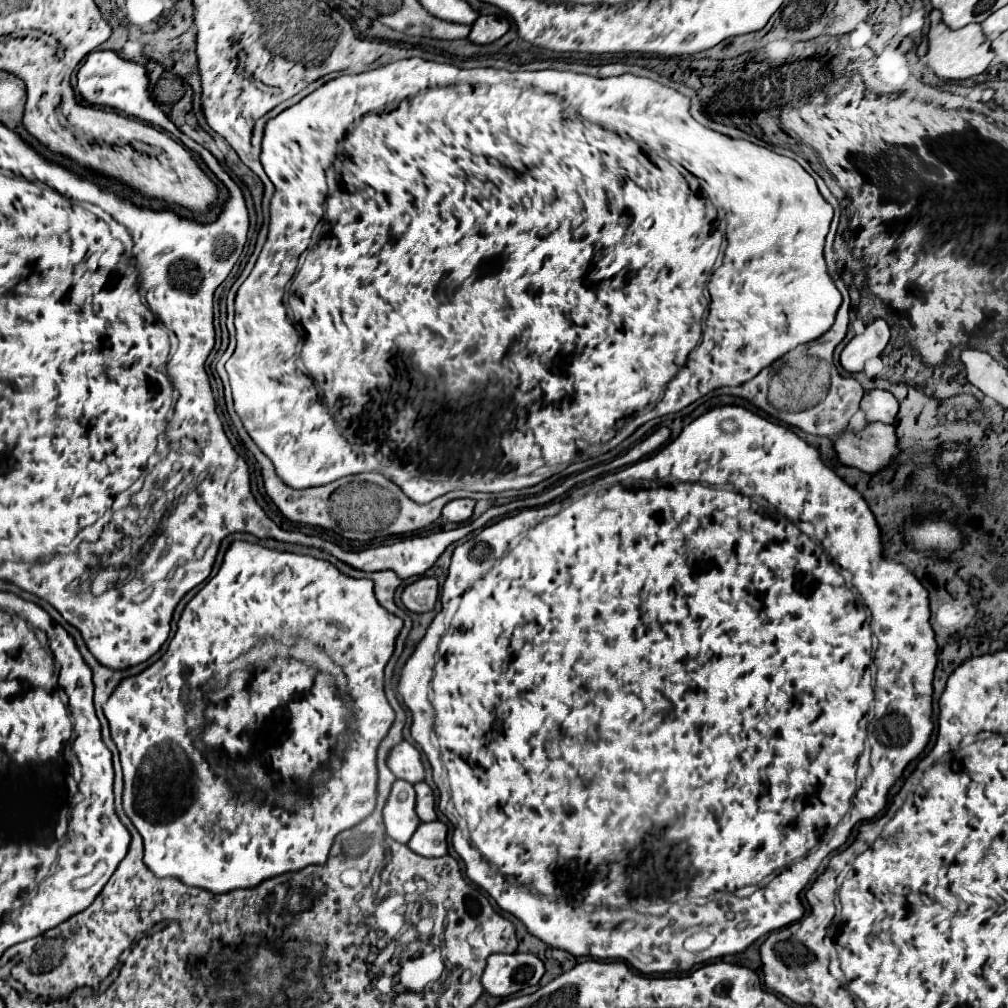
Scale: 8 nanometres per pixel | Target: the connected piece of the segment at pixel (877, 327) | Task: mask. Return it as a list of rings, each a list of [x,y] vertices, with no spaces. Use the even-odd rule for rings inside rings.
[[[873,319],[865,325],[865,331],[861,335],[855,335],[841,353],[841,365],[849,373],[863,371],[863,365],[867,359],[881,355],[885,345],[889,343],[889,323],[885,319]]]

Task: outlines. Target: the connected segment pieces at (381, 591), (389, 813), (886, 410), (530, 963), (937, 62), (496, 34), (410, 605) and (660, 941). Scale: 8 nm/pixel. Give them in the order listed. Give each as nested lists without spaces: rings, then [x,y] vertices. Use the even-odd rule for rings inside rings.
[[[379,571],[379,573],[367,573],[363,575],[367,579],[373,579],[375,583],[375,597],[379,601],[381,607],[385,607],[389,613],[393,615],[399,615],[399,617],[405,617],[405,611],[401,611],[395,601],[393,601],[393,595],[395,595],[395,589],[399,587],[401,579],[393,573],[393,571]]]
[[[397,779],[383,807],[383,823],[387,835],[399,843],[407,843],[409,835],[413,835],[413,831],[421,823],[413,811],[413,803],[415,803],[413,785]]]
[[[871,389],[863,395],[861,409],[867,415],[867,421],[881,421],[881,423],[895,423],[899,403],[897,399],[883,389]]]
[[[495,953],[487,959],[483,987],[495,997],[509,997],[523,987],[537,985],[543,973],[543,961],[531,953]]]
[[[937,9],[931,11],[931,29],[929,29],[929,51],[927,51],[927,65],[943,79],[967,79],[981,75],[993,61],[995,53],[991,51],[991,41],[983,35],[979,23],[971,23],[963,29],[949,29],[941,13]]]
[[[481,15],[473,25],[469,33],[469,41],[477,45],[487,45],[503,37],[509,29],[509,23],[501,15]]]
[[[421,577],[405,587],[401,601],[403,605],[413,613],[425,613],[435,607],[435,601],[439,597],[437,579],[435,577]]]
[[[725,405],[725,407],[717,407],[717,409],[713,409],[713,411],[709,411],[709,413],[705,413],[705,415],[701,415],[701,417],[699,417],[699,419],[695,419],[695,421],[693,421],[693,423],[689,423],[689,425],[687,425],[687,427],[685,427],[685,429],[683,429],[683,431],[681,431],[681,433],[679,433],[679,437],[675,437],[675,439],[673,439],[673,441],[671,441],[671,443],[667,443],[667,445],[665,445],[665,447],[663,447],[663,449],[661,449],[661,451],[657,451],[657,453],[655,453],[655,455],[651,455],[651,457],[647,457],[647,459],[641,459],[641,461],[637,461],[637,463],[633,463],[633,465],[629,465],[629,467],[625,467],[625,469],[621,469],[621,471],[617,471],[617,473],[614,473],[614,472],[611,472],[611,473],[609,473],[609,475],[603,475],[603,477],[599,477],[599,479],[597,479],[597,481],[593,481],[593,483],[589,483],[589,484],[584,484],[584,485],[581,485],[581,486],[579,486],[579,487],[577,487],[577,488],[575,488],[575,489],[573,489],[573,490],[572,490],[572,491],[571,491],[571,497],[569,497],[569,499],[567,499],[567,501],[557,501],[557,503],[551,503],[551,505],[544,505],[544,506],[542,506],[542,507],[533,507],[533,508],[525,508],[525,509],[523,509],[523,510],[521,510],[521,511],[519,511],[519,513],[517,513],[517,515],[511,515],[511,517],[505,517],[505,519],[501,519],[501,521],[497,521],[497,523],[493,523],[493,525],[487,525],[487,527],[483,527],[483,529],[481,529],[481,531],[479,531],[479,533],[477,533],[477,535],[473,535],[473,537],[471,537],[471,539],[467,539],[467,541],[463,541],[463,543],[459,543],[459,545],[457,545],[457,547],[455,547],[455,551],[453,551],[453,557],[451,557],[451,565],[449,565],[449,575],[447,575],[447,581],[445,581],[445,583],[444,583],[444,585],[443,585],[443,595],[441,595],[441,603],[443,603],[443,611],[445,611],[445,612],[444,612],[444,615],[443,615],[443,611],[439,611],[439,613],[437,613],[437,615],[435,615],[435,619],[433,619],[433,621],[431,621],[431,625],[429,625],[429,631],[427,631],[427,633],[425,633],[425,635],[423,635],[423,639],[421,639],[421,641],[419,641],[419,643],[417,643],[417,647],[415,647],[415,651],[413,651],[413,655],[411,655],[411,657],[409,657],[409,659],[407,659],[407,663],[405,663],[405,665],[403,665],[403,669],[401,669],[401,675],[399,675],[399,681],[397,681],[397,691],[399,691],[399,693],[401,693],[401,697],[403,697],[403,703],[405,703],[405,705],[407,705],[407,709],[409,709],[409,711],[411,711],[411,717],[413,717],[413,725],[411,725],[411,737],[413,737],[413,739],[415,739],[415,741],[417,741],[417,743],[419,743],[419,747],[421,747],[421,749],[423,749],[423,753],[425,753],[425,755],[427,755],[427,759],[429,759],[429,763],[431,763],[431,767],[433,767],[433,779],[435,779],[435,783],[437,783],[437,787],[439,787],[439,791],[440,791],[440,802],[439,802],[439,810],[440,810],[440,811],[441,811],[441,812],[442,812],[442,813],[444,813],[444,814],[445,814],[445,815],[446,815],[446,817],[447,817],[447,818],[448,818],[448,820],[449,820],[449,821],[450,821],[450,822],[451,822],[451,823],[452,823],[452,824],[453,824],[453,825],[454,825],[454,827],[455,827],[455,831],[453,831],[453,839],[451,839],[451,843],[453,843],[453,847],[455,847],[455,851],[457,851],[457,853],[459,853],[459,857],[461,857],[461,859],[463,859],[463,861],[465,861],[465,873],[467,873],[467,875],[466,875],[466,877],[467,877],[467,878],[468,878],[468,879],[470,879],[470,880],[471,880],[471,881],[473,881],[473,883],[477,883],[477,885],[479,885],[479,887],[483,887],[483,889],[485,889],[485,891],[487,891],[487,893],[489,893],[489,895],[491,895],[491,897],[493,897],[493,899],[495,899],[495,903],[497,903],[497,905],[499,905],[499,907],[501,907],[501,909],[503,909],[503,911],[507,911],[507,913],[511,913],[511,915],[515,915],[515,917],[517,917],[517,919],[521,919],[521,921],[523,921],[523,923],[525,923],[525,927],[527,927],[527,931],[529,931],[529,933],[531,933],[531,935],[537,935],[537,937],[539,937],[539,939],[541,939],[541,941],[545,941],[545,943],[547,943],[547,945],[553,945],[553,947],[561,947],[561,949],[565,949],[565,951],[569,951],[569,953],[571,953],[571,955],[575,955],[575,957],[597,957],[597,959],[619,959],[619,961],[625,961],[625,963],[629,963],[629,965],[631,965],[631,967],[635,967],[635,969],[637,969],[637,971],[641,971],[641,973],[645,973],[645,975],[651,975],[651,973],[669,973],[669,971],[687,971],[687,969],[691,969],[691,967],[693,967],[693,965],[697,965],[697,963],[705,963],[705,961],[709,961],[709,959],[717,959],[717,957],[723,957],[723,955],[735,955],[735,953],[741,953],[741,951],[745,951],[745,949],[747,949],[747,947],[749,947],[749,945],[751,945],[751,943],[753,943],[753,941],[755,941],[755,939],[759,939],[759,937],[763,937],[763,935],[767,935],[767,933],[771,933],[771,931],[777,931],[777,929],[781,929],[781,927],[785,927],[785,925],[789,925],[789,923],[795,923],[795,921],[799,921],[799,919],[801,919],[801,917],[803,917],[803,905],[801,905],[801,901],[799,901],[799,891],[801,891],[801,889],[803,889],[803,887],[805,887],[805,885],[807,885],[807,883],[809,883],[809,879],[811,879],[811,875],[813,875],[813,873],[815,873],[815,871],[817,871],[817,869],[819,869],[819,867],[820,867],[820,865],[821,865],[821,863],[822,863],[822,861],[823,861],[823,859],[825,859],[825,857],[827,857],[827,855],[829,855],[829,853],[831,853],[831,851],[833,851],[833,849],[837,849],[837,847],[839,847],[839,845],[843,845],[843,843],[845,843],[845,841],[847,841],[847,837],[849,837],[849,833],[851,833],[851,829],[853,829],[853,827],[855,827],[855,823],[859,823],[859,821],[869,821],[869,819],[873,819],[873,817],[875,817],[875,815],[877,815],[877,813],[879,813],[879,811],[883,811],[883,807],[885,807],[885,805],[887,805],[887,795],[889,795],[889,789],[891,789],[891,787],[893,787],[893,785],[895,785],[895,783],[897,783],[897,779],[899,779],[899,777],[901,777],[901,773],[903,773],[903,769],[905,769],[905,767],[907,767],[907,765],[909,765],[909,763],[911,763],[911,761],[913,761],[913,759],[915,759],[915,757],[917,757],[917,755],[919,755],[919,753],[921,753],[921,751],[923,751],[923,747],[925,747],[925,745],[927,745],[927,741],[929,741],[929,735],[931,735],[931,731],[933,731],[933,723],[931,723],[931,693],[933,693],[933,687],[931,687],[931,681],[933,681],[933,671],[935,671],[935,661],[937,661],[937,657],[935,657],[935,651],[937,651],[937,643],[935,643],[935,634],[934,634],[934,631],[933,631],[933,629],[931,629],[931,623],[929,623],[929,619],[930,619],[930,611],[929,611],[929,601],[927,601],[927,589],[925,589],[925,587],[923,587],[923,585],[921,585],[921,581],[919,581],[919,579],[917,579],[917,577],[915,577],[915,575],[913,575],[913,573],[911,573],[911,571],[909,571],[909,569],[907,569],[907,567],[905,567],[905,565],[901,565],[901,563],[897,563],[897,561],[891,561],[891,559],[885,559],[885,557],[883,557],[883,545],[881,545],[881,531],[879,531],[879,527],[877,527],[877,521],[875,521],[875,517],[873,517],[873,513],[871,513],[871,509],[869,509],[869,507],[867,507],[867,503],[865,503],[865,499],[863,499],[863,497],[861,497],[861,495],[859,495],[859,493],[857,493],[857,491],[855,491],[855,489],[853,489],[853,487],[849,487],[849,485],[847,485],[847,483],[845,483],[845,481],[843,481],[843,479],[841,479],[841,477],[837,477],[837,473],[835,473],[835,471],[833,471],[833,469],[829,469],[829,467],[825,467],[825,465],[823,465],[823,461],[821,461],[821,455],[819,455],[819,451],[817,451],[817,449],[815,449],[815,447],[811,447],[811,445],[807,445],[807,443],[805,443],[805,441],[803,441],[803,439],[799,439],[799,437],[797,437],[797,435],[795,435],[795,433],[793,433],[793,431],[789,431],[789,429],[787,429],[787,427],[783,427],[783,425],[777,425],[777,423],[771,423],[771,421],[767,421],[767,419],[765,419],[765,417],[761,417],[761,415],[757,415],[757,413],[751,413],[751,411],[749,411],[749,409],[745,409],[745,407],[737,407],[737,405]],[[725,419],[731,419],[731,421],[733,421],[733,423],[735,423],[735,425],[737,425],[737,431],[735,431],[735,433],[723,433],[723,431],[721,431],[721,429],[719,429],[719,425],[721,425],[721,423],[723,423],[723,421],[725,421]],[[713,485],[733,485],[733,487],[735,487],[735,491],[725,491],[725,489],[715,489],[715,487],[713,487]],[[799,521],[809,521],[809,523],[813,523],[813,527],[815,527],[815,541],[813,541],[813,539],[811,539],[811,537],[809,537],[809,535],[805,535],[805,533],[803,533],[803,531],[801,531],[801,529],[799,529],[799,527],[797,527],[797,525],[795,525],[795,523],[799,523]],[[835,563],[836,563],[836,564],[837,564],[837,565],[838,565],[838,566],[839,566],[839,567],[840,567],[840,568],[841,568],[841,570],[839,570],[839,571],[840,571],[840,573],[839,573],[839,571],[837,571],[837,569],[835,569]],[[865,611],[871,611],[871,629],[869,629],[869,625],[867,625],[867,621],[865,621]],[[871,631],[873,631],[873,635],[872,635],[872,649],[873,649],[873,651],[875,651],[875,650],[876,650],[876,649],[877,649],[877,651],[875,651],[875,665],[877,665],[877,669],[879,669],[879,671],[877,671],[877,677],[875,677],[875,701],[873,701],[873,685],[871,685],[871,675],[869,675],[869,673],[867,673],[867,669],[869,669],[869,665],[871,665]],[[871,701],[873,701],[873,717],[871,717],[871,723],[869,723],[869,727],[867,727],[867,719],[865,719],[865,715],[867,715],[867,711],[869,711],[869,703],[871,703]],[[865,735],[867,735],[867,737],[869,737],[869,741],[871,741],[871,773],[869,773],[869,775],[867,775],[867,777],[865,777],[865,779],[863,779],[863,785],[861,785],[861,787],[859,787],[859,791],[857,791],[857,793],[855,793],[855,771],[857,771],[857,759],[859,759],[859,755],[861,755],[861,753],[863,753],[863,743],[865,743]],[[849,807],[851,807],[851,813],[849,813],[849,819],[847,819],[847,821],[843,821],[843,823],[839,823],[839,821],[841,821],[841,819],[843,819],[843,817],[845,817],[845,813],[847,813],[847,811],[849,811]],[[663,889],[665,889],[665,891],[673,891],[673,892],[672,892],[672,893],[671,893],[671,894],[670,894],[670,895],[669,895],[669,898],[668,898],[668,897],[662,897],[662,896],[661,896],[661,891],[663,891]],[[593,897],[598,897],[598,898],[600,898],[600,902],[599,902],[599,903],[598,903],[598,905],[596,905],[596,902],[595,902],[595,909],[594,909],[594,908],[593,908]]]

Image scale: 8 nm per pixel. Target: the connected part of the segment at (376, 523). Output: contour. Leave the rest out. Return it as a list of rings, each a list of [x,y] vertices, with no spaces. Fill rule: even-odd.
[[[249,445],[251,453],[261,465],[261,475],[265,481],[265,491],[273,499],[273,503],[279,507],[279,511],[297,523],[305,525],[315,525],[323,527],[329,531],[335,531],[337,535],[353,541],[371,541],[375,537],[385,537],[385,535],[401,535],[413,533],[428,528],[439,515],[445,503],[457,499],[457,497],[471,497],[471,499],[491,499],[493,495],[489,493],[471,493],[471,491],[453,491],[443,497],[437,497],[435,501],[427,505],[417,505],[411,501],[395,483],[385,479],[381,473],[359,473],[359,475],[349,475],[343,479],[337,479],[329,485],[321,487],[309,487],[309,489],[291,489],[285,485],[275,469],[269,457],[265,457],[255,445]]]

